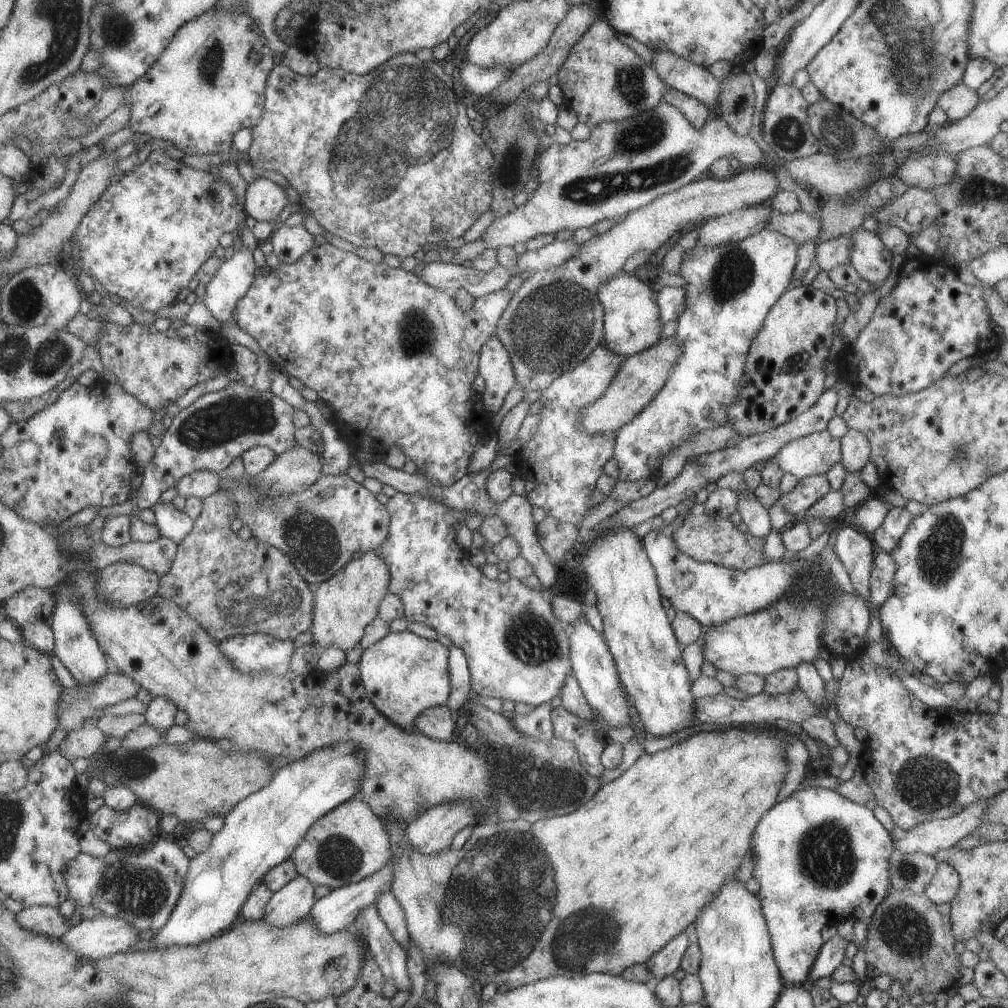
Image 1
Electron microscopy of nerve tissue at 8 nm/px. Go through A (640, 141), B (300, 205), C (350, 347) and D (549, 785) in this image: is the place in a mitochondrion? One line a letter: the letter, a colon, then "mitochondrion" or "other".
A: mitochondrion
B: other
C: other
D: mitochondrion

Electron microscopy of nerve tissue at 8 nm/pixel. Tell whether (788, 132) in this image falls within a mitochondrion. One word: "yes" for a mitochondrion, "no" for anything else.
yes

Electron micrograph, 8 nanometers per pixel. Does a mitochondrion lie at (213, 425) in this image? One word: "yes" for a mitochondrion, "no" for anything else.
yes

